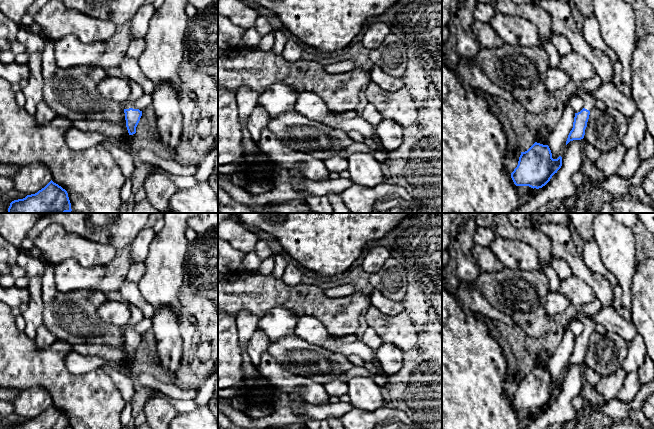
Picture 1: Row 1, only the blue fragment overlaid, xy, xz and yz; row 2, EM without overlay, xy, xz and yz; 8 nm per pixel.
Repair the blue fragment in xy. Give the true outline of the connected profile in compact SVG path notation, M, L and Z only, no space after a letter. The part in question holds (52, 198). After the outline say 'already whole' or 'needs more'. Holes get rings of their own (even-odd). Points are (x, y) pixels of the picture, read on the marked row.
M51 180L37 193L12 201L7 213L66 213L71 211L67 191Z; already whole

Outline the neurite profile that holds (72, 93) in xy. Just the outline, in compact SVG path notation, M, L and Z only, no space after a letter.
M41 33L38 34L45 44L41 54L41 71L46 104L58 116L73 123L96 120L120 124L124 129L123 137L131 141L136 133L128 133L122 103L106 99L98 90L98 84L107 76L107 71L96 65L67 69L59 67L55 61L53 43Z

